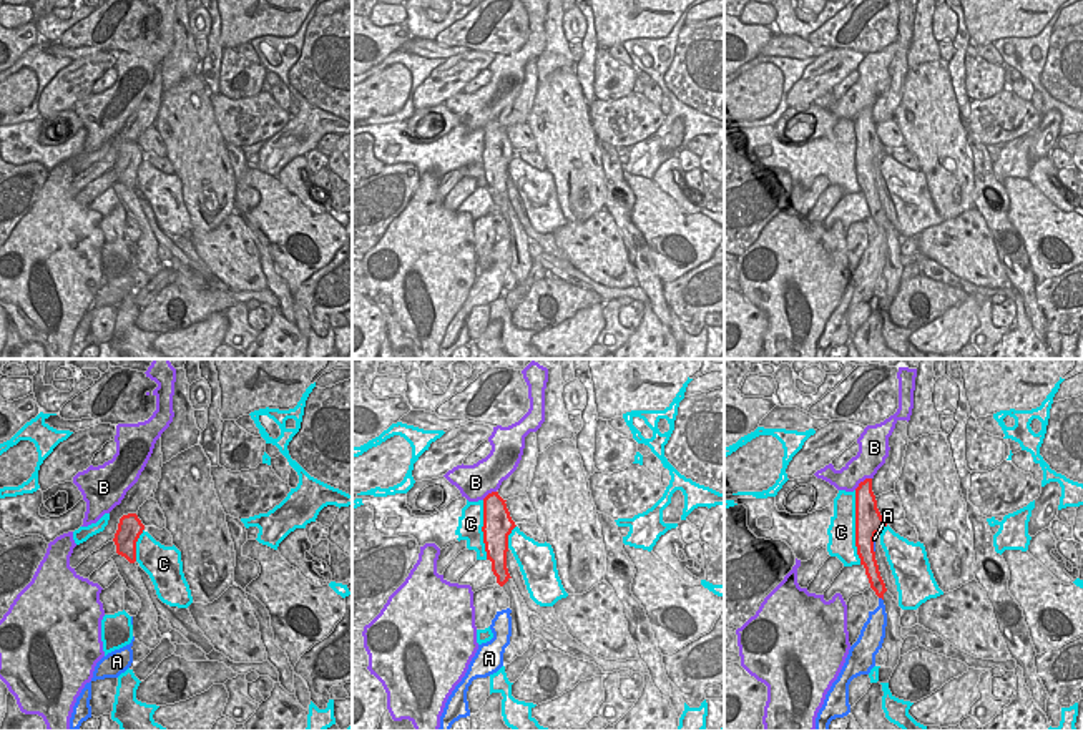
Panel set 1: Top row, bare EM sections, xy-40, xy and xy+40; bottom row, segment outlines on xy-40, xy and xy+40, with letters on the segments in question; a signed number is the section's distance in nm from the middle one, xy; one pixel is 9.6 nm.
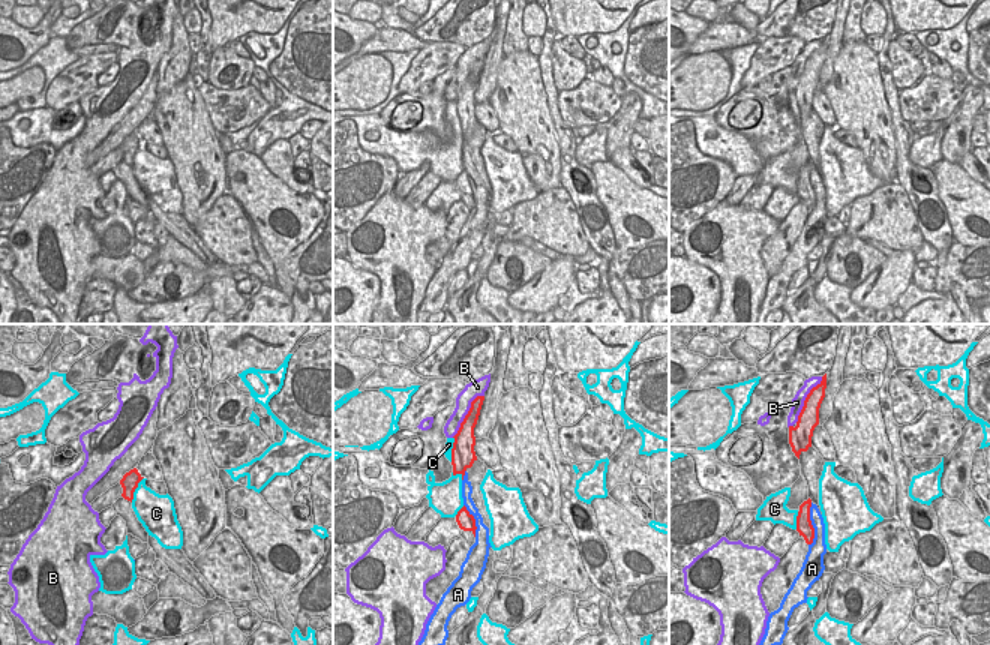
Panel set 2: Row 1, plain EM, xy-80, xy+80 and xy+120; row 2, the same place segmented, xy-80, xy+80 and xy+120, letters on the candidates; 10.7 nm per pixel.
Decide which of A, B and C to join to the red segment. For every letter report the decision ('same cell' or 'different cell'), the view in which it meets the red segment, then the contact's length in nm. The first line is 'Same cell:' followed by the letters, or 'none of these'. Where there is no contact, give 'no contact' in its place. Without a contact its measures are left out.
Same cell: A
A: same cell | xy+40 | 60 nm
B: different cell | xy+40 | 220 nm
C: different cell | xy+40 | 700 nm

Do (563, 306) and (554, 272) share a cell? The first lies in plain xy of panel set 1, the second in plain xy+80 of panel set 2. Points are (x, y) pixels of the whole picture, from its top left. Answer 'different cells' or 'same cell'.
different cells

